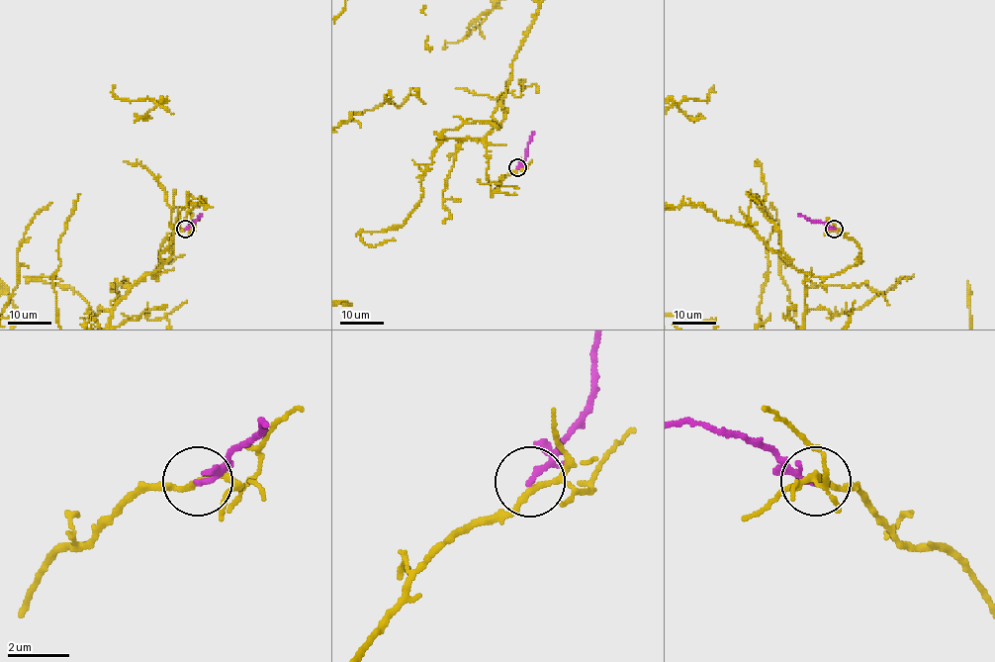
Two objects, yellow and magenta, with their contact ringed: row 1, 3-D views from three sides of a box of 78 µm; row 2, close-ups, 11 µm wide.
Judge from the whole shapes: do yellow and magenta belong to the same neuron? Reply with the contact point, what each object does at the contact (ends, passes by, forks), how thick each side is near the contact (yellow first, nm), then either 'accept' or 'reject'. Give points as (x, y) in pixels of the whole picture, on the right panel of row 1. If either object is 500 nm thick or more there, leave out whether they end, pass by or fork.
(834, 229) | yellow forks | magenta ends | 130/190 nm | reject

